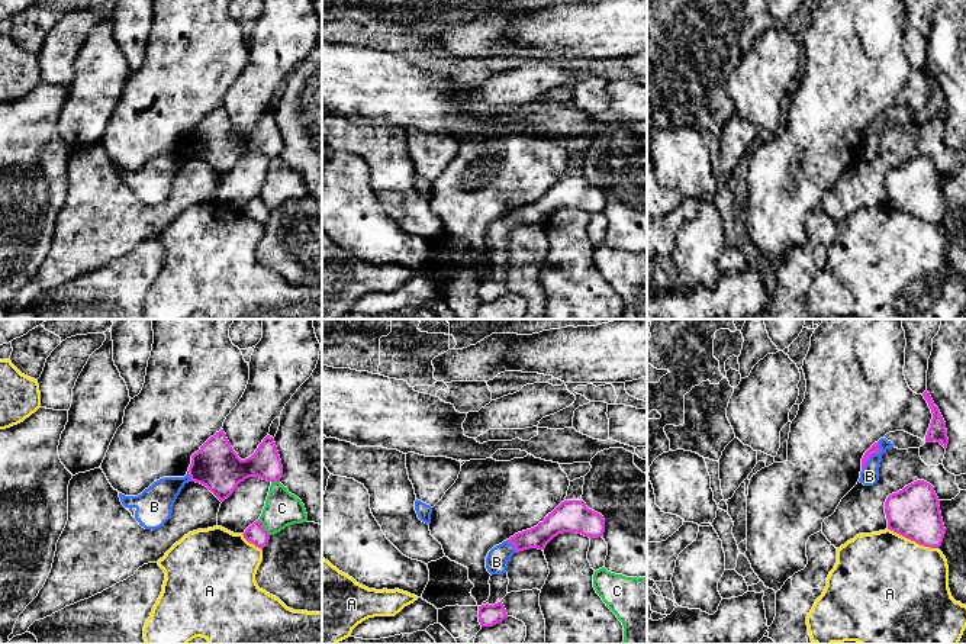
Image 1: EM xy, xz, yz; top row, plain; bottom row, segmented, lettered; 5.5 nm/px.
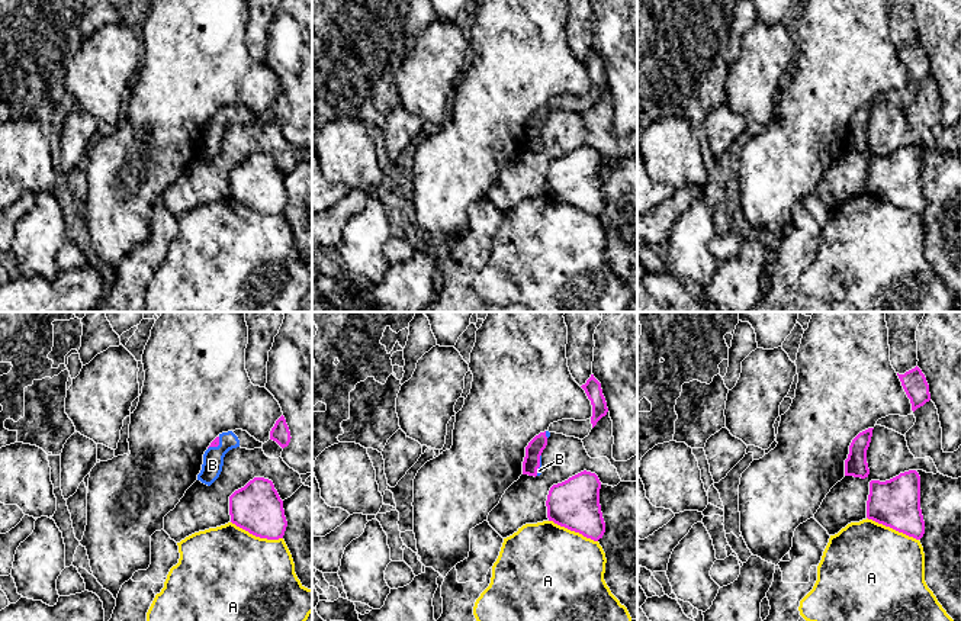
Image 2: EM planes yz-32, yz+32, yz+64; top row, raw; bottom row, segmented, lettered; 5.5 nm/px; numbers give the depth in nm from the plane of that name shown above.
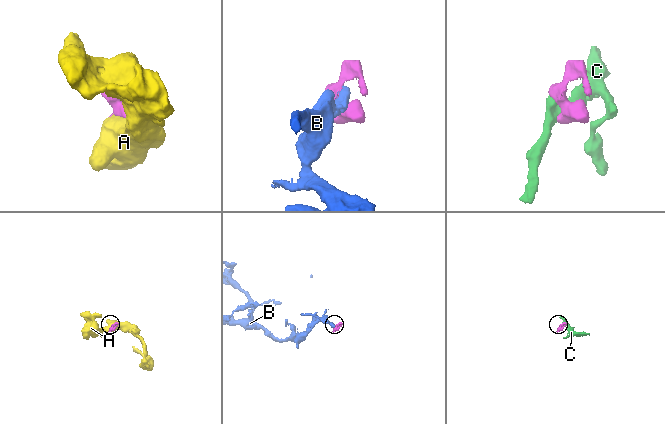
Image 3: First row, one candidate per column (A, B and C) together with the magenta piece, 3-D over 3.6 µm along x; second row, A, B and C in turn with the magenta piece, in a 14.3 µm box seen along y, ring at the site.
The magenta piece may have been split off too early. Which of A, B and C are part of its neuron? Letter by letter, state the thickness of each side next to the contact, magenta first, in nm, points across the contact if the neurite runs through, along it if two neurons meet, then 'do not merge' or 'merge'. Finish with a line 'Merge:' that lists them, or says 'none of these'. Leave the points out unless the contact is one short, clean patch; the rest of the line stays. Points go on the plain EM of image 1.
A: 280 nm thick on the magenta side, 480 nm on the other; do not merge
B: 50 nm thick on the magenta side, 100 nm on the other; runs through yz (875, 124), (870, 129), (869, 151); merge
C: 120 nm thick on the magenta side, 190 nm on the other; do not merge
Merge: B

